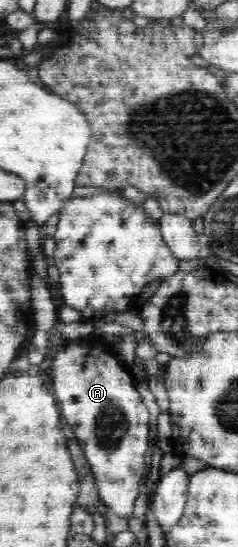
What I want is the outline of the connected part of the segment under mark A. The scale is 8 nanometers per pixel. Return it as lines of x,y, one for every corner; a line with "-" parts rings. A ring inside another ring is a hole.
68,339
70,344
62,352
56,354
50,373
54,379
56,398
60,398
60,411
63,412
66,424
72,428
74,438
80,442
84,456
93,472
94,483
98,489
98,497
104,502
108,511
118,518
131,518
134,504
140,494
140,482
146,475
144,472
144,454
150,436
148,435
148,408
142,404
142,398
136,390
139,374
126,372
118,364
118,360
98,346
88,346
88,340

